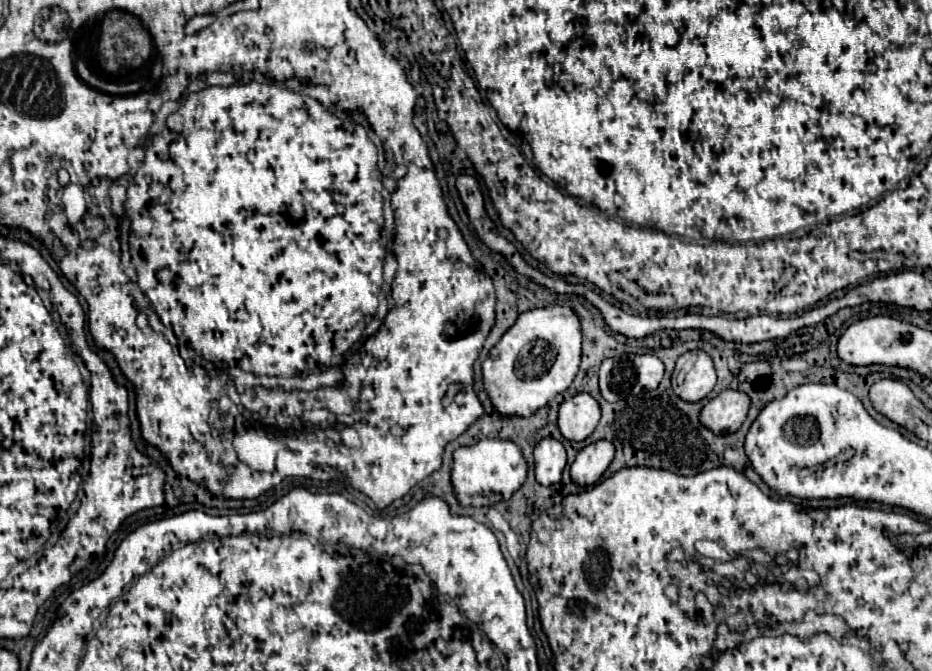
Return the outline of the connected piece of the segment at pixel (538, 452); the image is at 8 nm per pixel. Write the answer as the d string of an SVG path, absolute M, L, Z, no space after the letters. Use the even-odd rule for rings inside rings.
M544 438L534 448L534 460L536 460L536 480L542 486L552 486L560 482L562 470L566 466L566 450L562 442L554 438Z

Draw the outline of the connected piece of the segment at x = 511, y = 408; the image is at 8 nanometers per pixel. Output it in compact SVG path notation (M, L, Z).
M552 306L552 308L536 308L520 314L514 326L500 338L500 342L490 350L488 358L482 362L484 390L488 392L496 412L502 418L508 418L508 416L526 418L526 416L532 416L538 408L546 406L556 394L562 394L572 384L580 368L580 348L582 348L580 320L570 308Z

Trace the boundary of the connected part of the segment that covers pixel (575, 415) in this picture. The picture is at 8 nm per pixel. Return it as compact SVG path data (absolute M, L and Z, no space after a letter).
M576 394L560 404L558 428L566 440L586 440L600 420L600 406L590 394Z

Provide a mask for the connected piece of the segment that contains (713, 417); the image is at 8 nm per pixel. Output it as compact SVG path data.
M724 390L712 398L700 412L700 422L716 436L736 432L746 420L750 398L738 390Z

